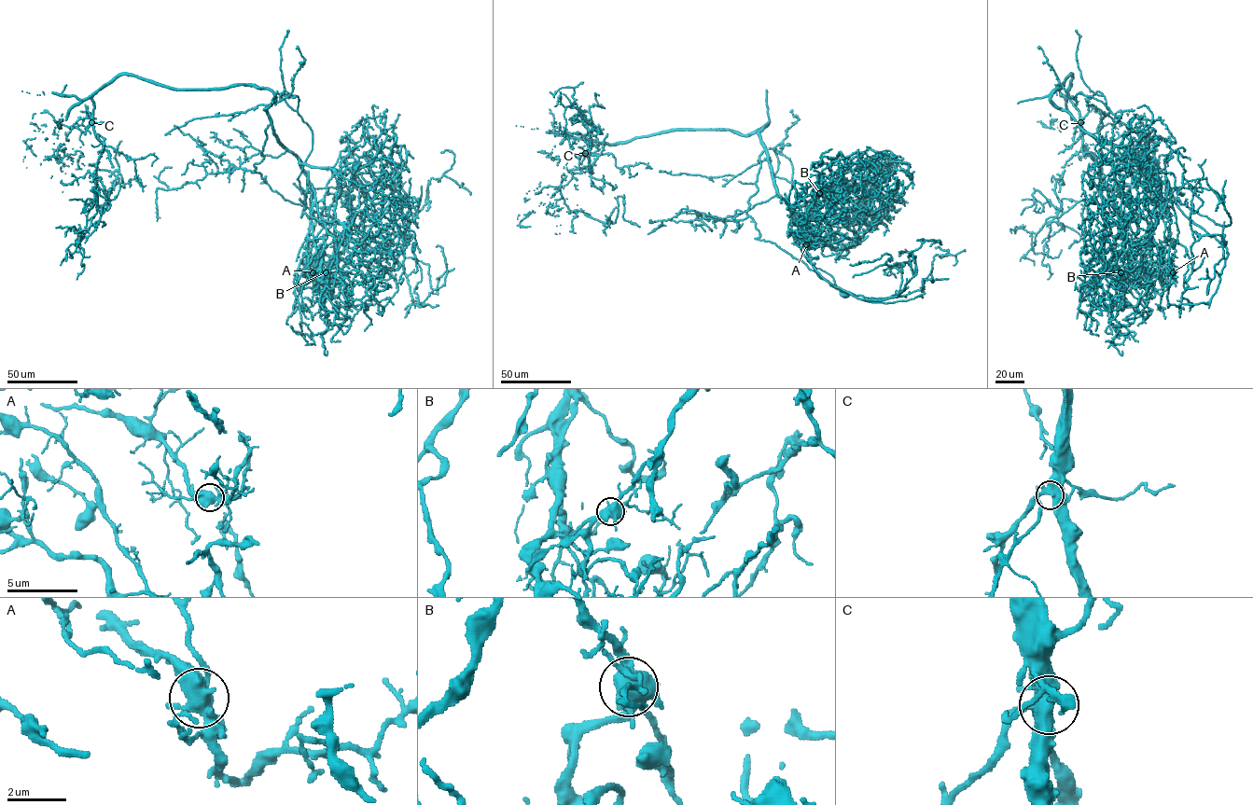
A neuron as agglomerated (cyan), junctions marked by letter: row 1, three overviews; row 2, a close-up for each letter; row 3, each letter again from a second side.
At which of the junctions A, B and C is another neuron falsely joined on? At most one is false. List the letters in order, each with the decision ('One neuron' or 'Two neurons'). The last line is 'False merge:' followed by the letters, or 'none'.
A: One neuron
B: Two neurons
C: One neuron
False merge: B

